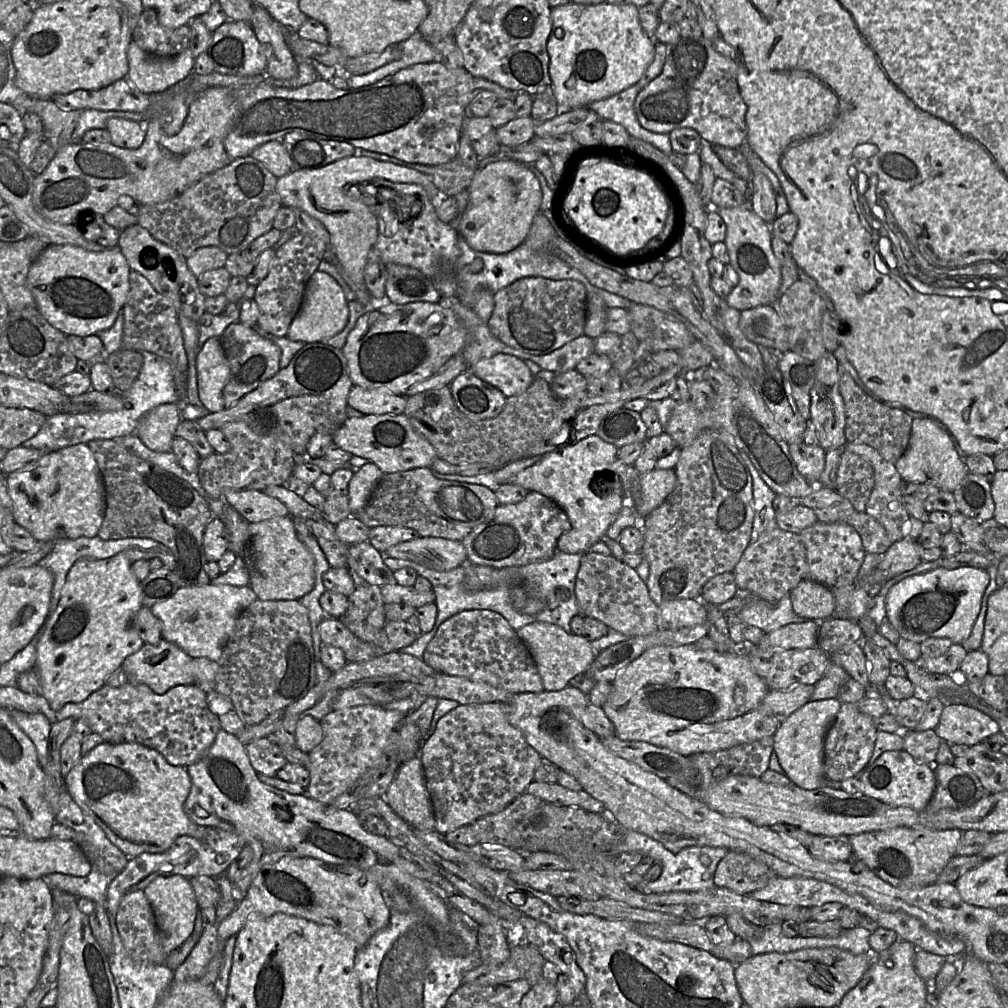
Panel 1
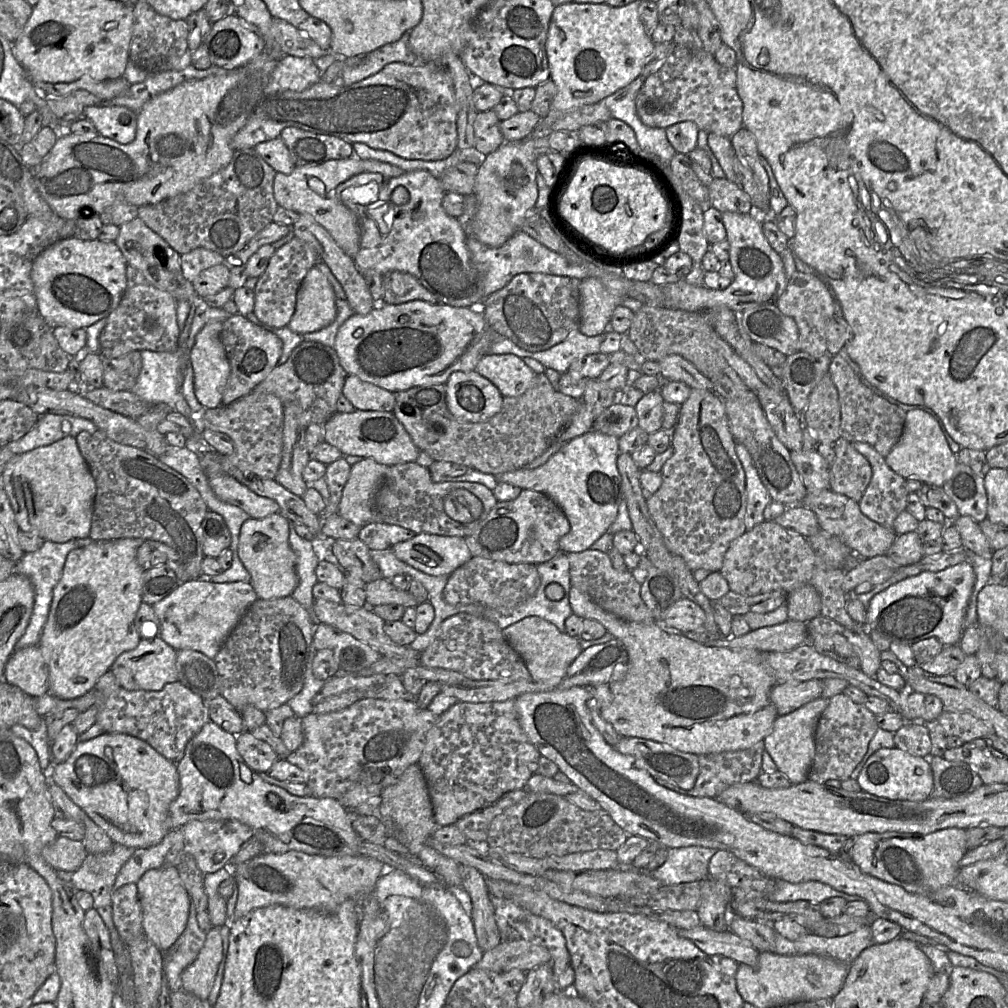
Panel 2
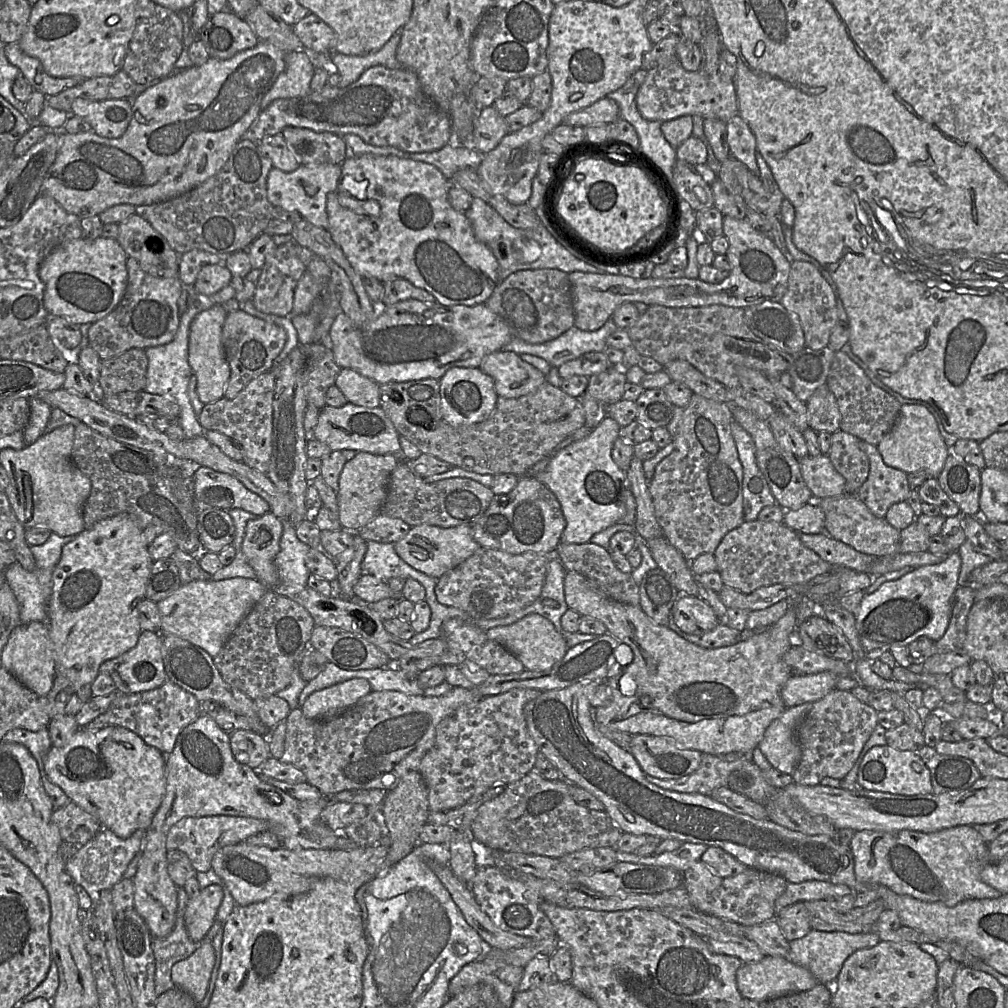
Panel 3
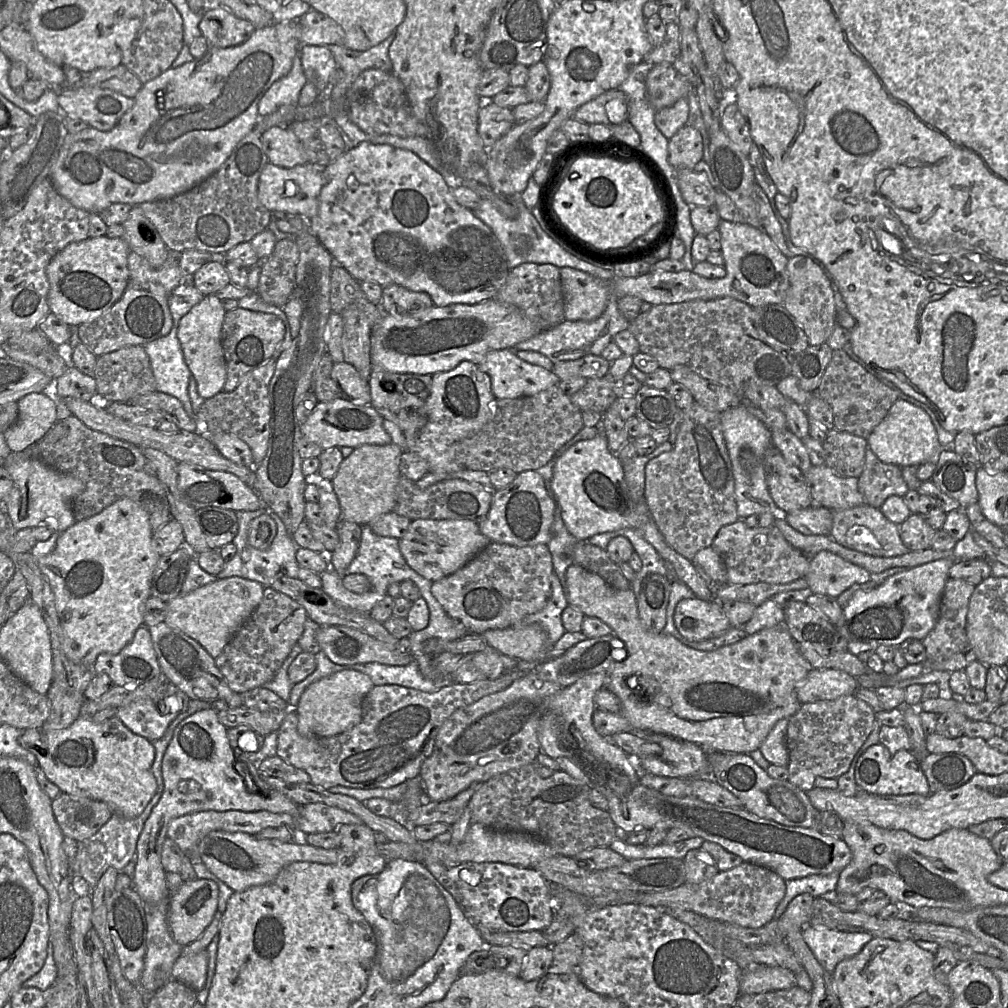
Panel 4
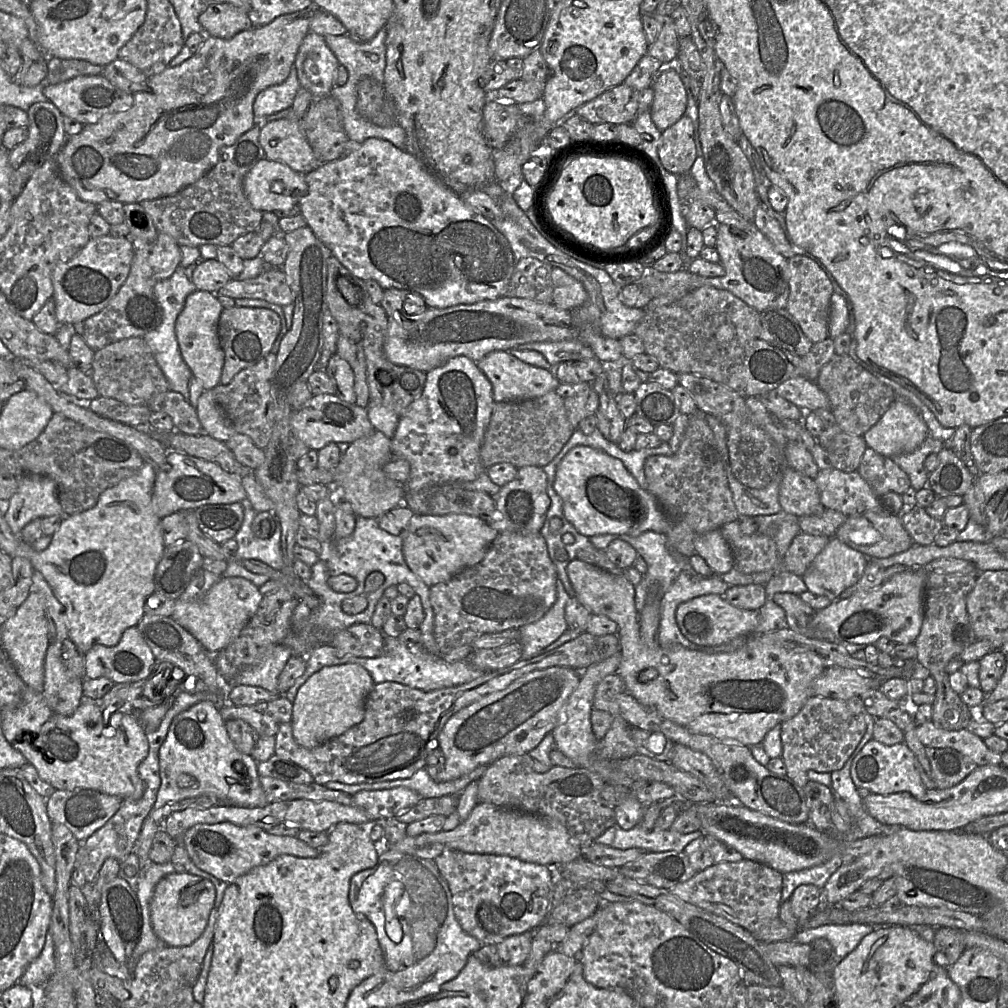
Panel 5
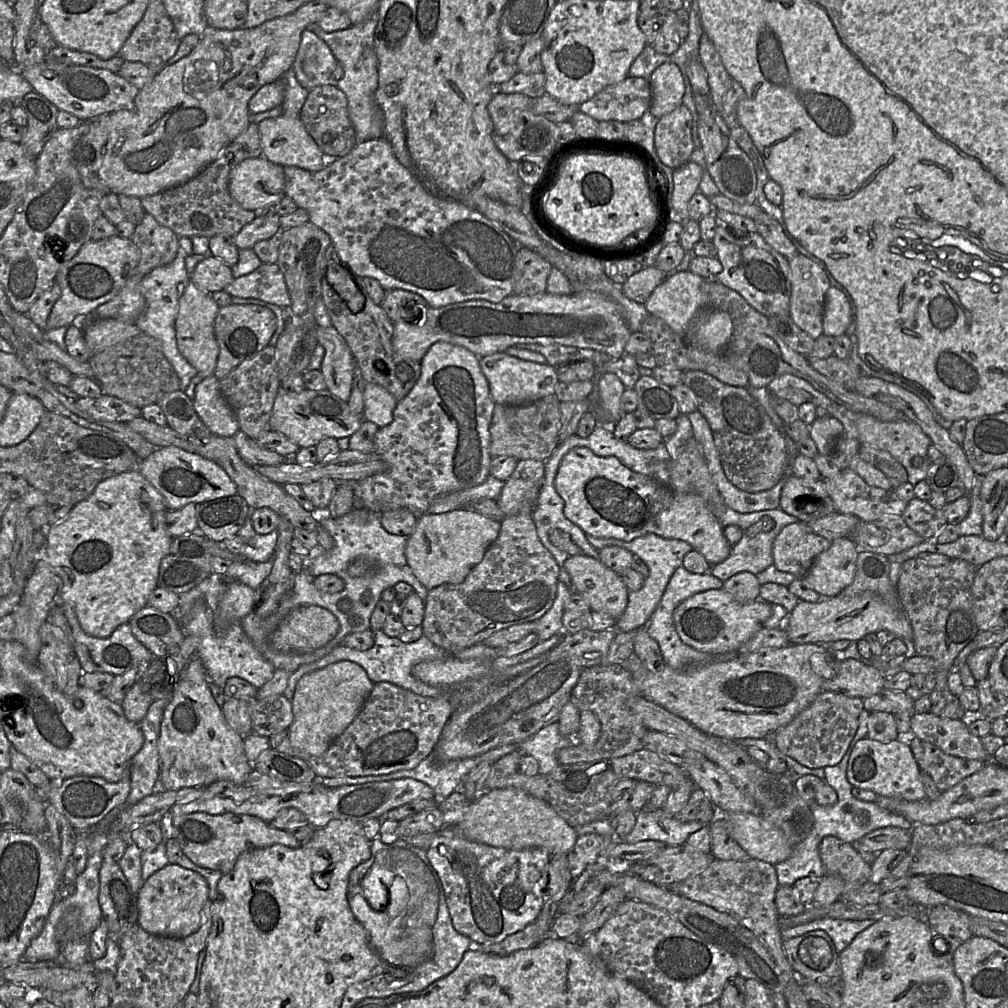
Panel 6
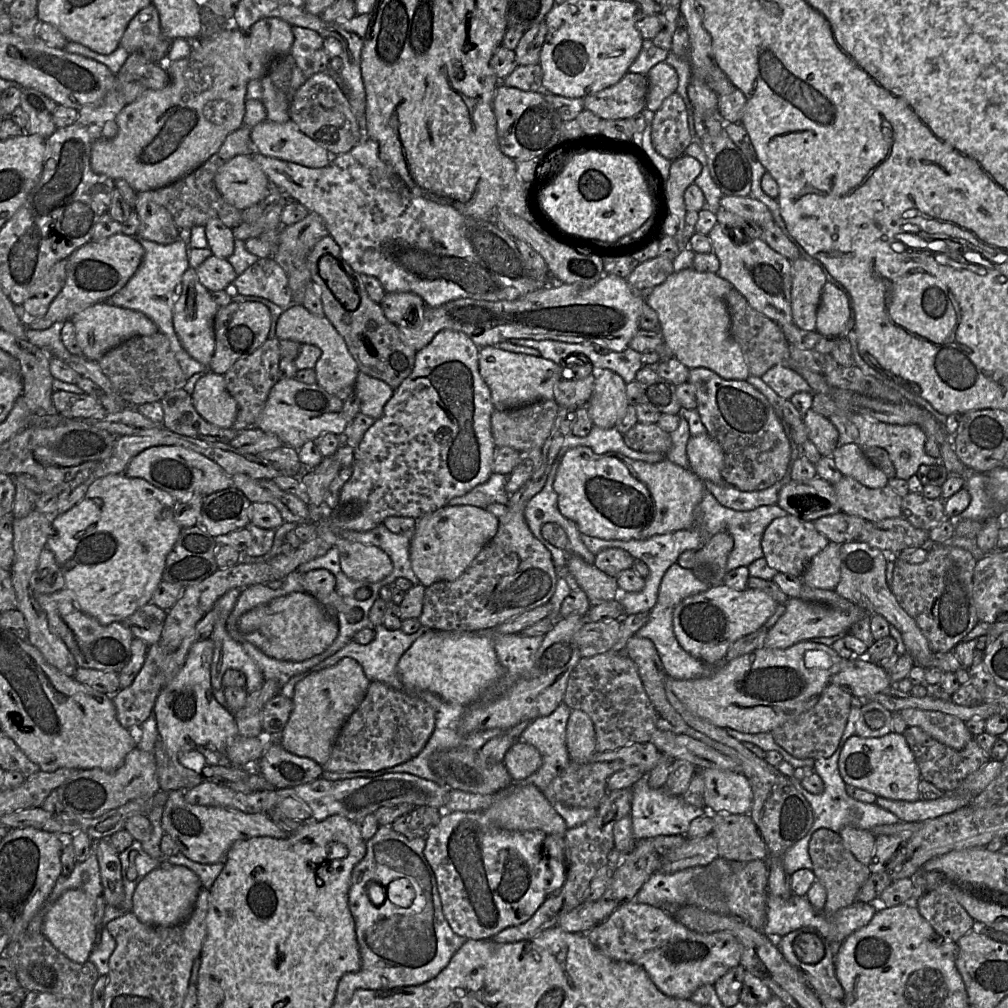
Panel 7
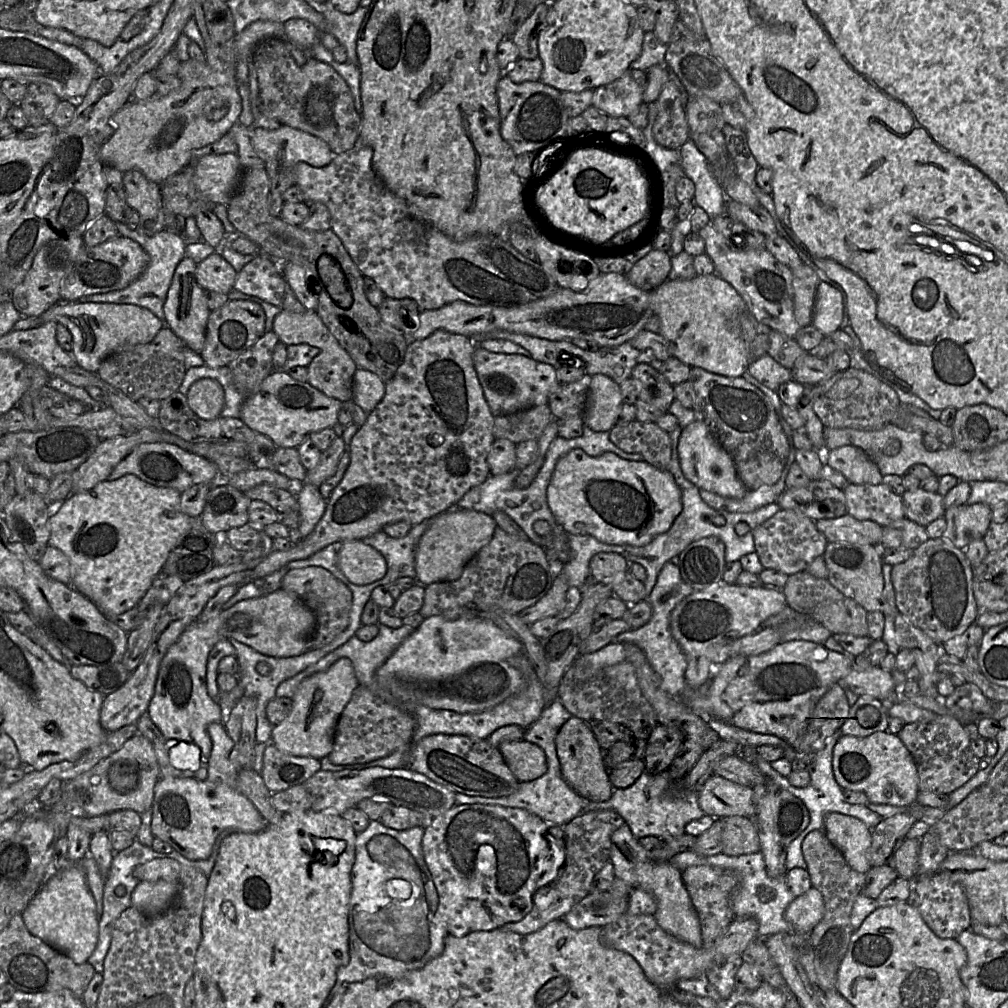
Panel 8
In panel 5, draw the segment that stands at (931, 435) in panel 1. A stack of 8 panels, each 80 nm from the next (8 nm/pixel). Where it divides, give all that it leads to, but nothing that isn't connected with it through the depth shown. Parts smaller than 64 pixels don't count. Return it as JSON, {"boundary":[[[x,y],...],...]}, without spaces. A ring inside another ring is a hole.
{"boundary":[[[895,400],[862,437],[868,447],[891,458],[913,452],[928,436],[928,426],[918,411],[904,400]]]}

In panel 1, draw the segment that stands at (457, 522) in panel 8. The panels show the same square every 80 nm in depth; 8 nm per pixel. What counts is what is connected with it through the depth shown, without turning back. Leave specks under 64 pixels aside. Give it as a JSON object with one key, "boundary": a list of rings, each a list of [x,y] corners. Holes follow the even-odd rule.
{"boundary":[[[423,536],[391,546],[382,556],[413,561],[437,571],[450,571],[468,561],[461,541]]]}

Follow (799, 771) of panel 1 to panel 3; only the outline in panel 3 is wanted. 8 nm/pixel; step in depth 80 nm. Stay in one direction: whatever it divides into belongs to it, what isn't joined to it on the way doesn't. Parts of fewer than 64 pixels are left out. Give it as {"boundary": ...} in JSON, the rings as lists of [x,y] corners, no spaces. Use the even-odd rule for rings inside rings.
{"boundary":[[[804,703],[786,708],[767,728],[758,748],[773,768],[792,776],[801,756],[796,728],[811,707],[812,703]]]}

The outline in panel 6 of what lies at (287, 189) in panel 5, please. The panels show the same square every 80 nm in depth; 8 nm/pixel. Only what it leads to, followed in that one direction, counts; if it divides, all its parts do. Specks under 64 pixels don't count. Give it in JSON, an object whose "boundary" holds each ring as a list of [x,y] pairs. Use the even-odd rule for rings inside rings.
{"boundary":[[[265,157],[245,159],[229,175],[229,192],[246,210],[261,210],[285,195],[284,167]]]}

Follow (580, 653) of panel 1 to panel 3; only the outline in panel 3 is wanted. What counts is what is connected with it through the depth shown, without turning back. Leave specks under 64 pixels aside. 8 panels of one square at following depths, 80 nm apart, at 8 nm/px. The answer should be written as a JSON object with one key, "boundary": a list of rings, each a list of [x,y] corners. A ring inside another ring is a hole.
{"boundary":[[[530,614],[508,626],[498,626],[486,631],[489,639],[497,642],[515,655],[531,671],[547,671],[562,660],[569,647],[565,633],[559,633],[554,625],[539,614]]]}

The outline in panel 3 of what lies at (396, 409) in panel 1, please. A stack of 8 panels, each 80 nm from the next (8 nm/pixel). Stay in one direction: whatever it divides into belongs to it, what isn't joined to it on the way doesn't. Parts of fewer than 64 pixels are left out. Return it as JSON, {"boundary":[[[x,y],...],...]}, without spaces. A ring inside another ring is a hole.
{"boundary":[[[342,368],[335,380],[348,402],[356,406],[380,408],[380,387],[358,372]]]}

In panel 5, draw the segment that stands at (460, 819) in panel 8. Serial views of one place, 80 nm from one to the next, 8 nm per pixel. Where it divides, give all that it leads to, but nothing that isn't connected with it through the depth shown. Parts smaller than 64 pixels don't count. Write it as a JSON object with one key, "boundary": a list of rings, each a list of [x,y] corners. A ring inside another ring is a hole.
{"boundary":[[[447,850],[434,863],[452,895],[453,910],[462,929],[483,945],[502,942],[512,935],[536,931],[550,914],[553,869],[507,855]]]}

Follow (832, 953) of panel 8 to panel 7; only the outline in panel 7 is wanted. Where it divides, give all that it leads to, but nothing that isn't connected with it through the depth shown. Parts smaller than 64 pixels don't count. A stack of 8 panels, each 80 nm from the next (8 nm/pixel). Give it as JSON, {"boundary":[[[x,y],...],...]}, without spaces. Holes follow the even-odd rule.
{"boundary":[[[825,828],[818,829],[813,833],[809,841],[808,852],[816,881],[823,884],[827,892],[826,903],[822,912],[831,916],[840,909],[852,905],[856,901],[860,888],[871,875],[869,867],[855,858],[844,845],[838,833]]]}

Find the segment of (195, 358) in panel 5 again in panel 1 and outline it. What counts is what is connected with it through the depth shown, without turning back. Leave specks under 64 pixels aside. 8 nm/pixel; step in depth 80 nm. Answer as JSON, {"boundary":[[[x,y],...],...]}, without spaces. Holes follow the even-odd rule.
{"boundary":[[[209,338],[196,356],[199,399],[209,413],[222,411],[223,390],[230,377],[230,367],[219,338]]]}

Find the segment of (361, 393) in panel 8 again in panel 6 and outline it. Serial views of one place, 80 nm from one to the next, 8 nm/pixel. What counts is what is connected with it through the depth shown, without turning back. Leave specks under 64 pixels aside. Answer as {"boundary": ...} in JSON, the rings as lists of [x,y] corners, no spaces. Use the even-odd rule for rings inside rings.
{"boundary":[[[366,383],[363,390],[364,420],[375,423],[379,428],[389,425],[397,400],[383,387]]]}

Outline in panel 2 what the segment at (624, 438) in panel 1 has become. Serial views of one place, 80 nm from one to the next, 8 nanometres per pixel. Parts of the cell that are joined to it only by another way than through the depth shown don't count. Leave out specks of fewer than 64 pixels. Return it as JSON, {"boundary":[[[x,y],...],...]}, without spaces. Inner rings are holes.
{"boundary":[[[616,402],[595,419],[593,429],[620,438],[637,426],[638,416],[635,407]]]}

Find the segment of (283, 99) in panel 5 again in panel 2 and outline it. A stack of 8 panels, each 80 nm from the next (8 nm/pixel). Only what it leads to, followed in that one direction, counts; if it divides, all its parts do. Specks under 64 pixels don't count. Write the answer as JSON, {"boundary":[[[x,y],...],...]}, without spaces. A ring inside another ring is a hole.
{"boundary":[[[284,55],[270,75],[263,96],[282,91],[300,92],[320,80],[320,71],[308,57]]]}

